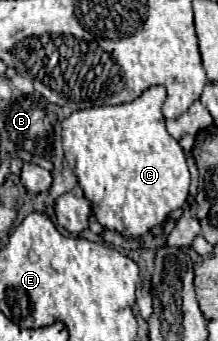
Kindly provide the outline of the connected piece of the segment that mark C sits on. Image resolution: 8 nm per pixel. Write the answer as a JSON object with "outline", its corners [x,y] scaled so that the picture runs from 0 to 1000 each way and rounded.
{"outline":[[[688,252],[606,299],[358,323],[284,352],[284,422],[303,469],[321,475],[358,540],[385,557],[385,575],[422,592],[440,645],[477,669],[532,674],[578,698],[642,698],[688,669],[743,657],[771,622],[826,610],[862,575],[872,504],[817,411],[789,405],[761,381],[752,340],[734,328],[752,293],[761,258]]]}

